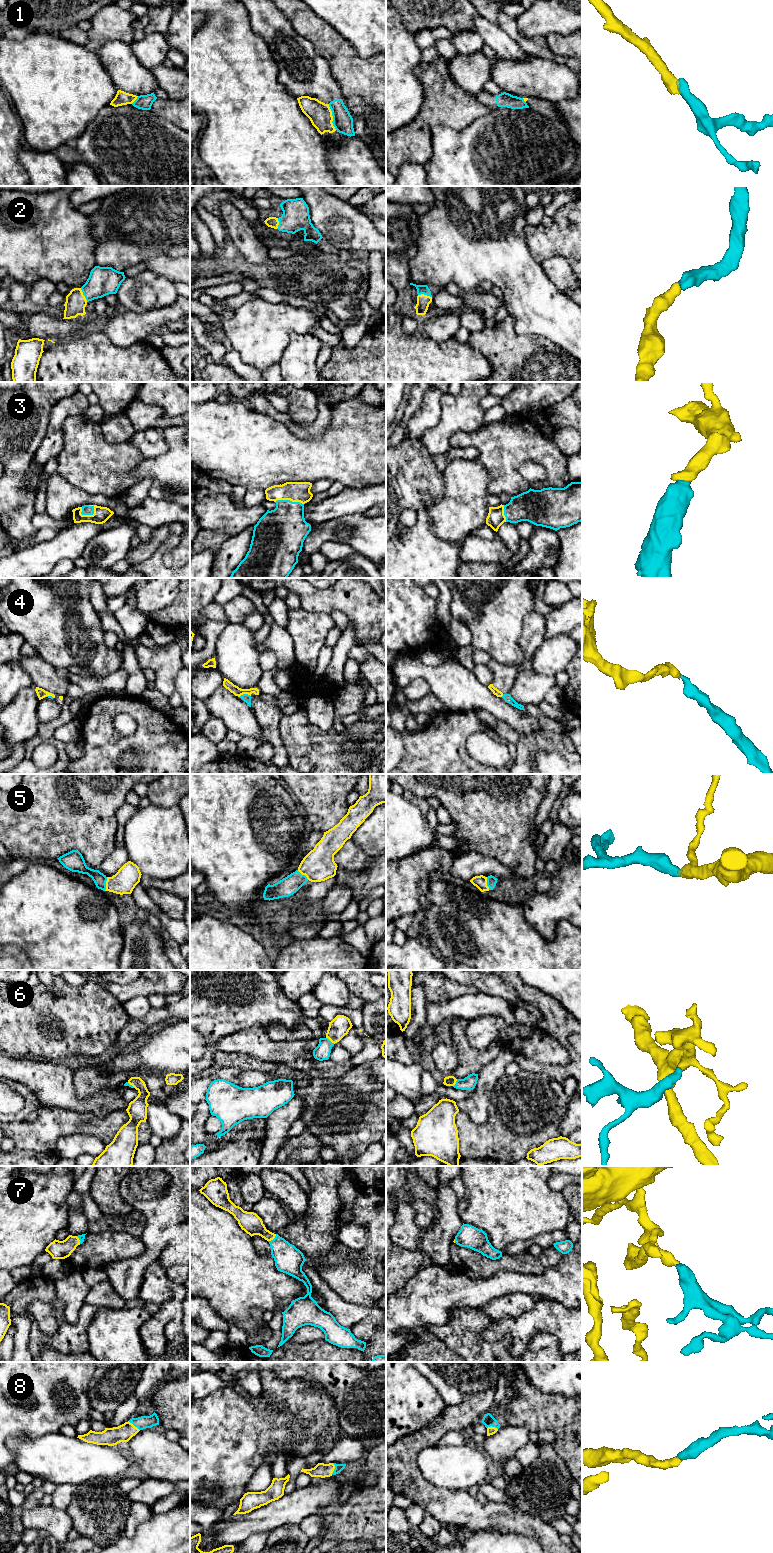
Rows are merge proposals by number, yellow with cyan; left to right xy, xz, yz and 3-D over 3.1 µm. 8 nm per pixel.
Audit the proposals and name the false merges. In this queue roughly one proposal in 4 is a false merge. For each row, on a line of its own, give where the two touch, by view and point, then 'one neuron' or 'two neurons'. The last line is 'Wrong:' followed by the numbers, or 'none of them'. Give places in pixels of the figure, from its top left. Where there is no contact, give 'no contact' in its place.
1: meets yellow in xz at (332, 117); two neurons
2: meets yellow in xy at (83, 295); one neuron
3: meets yellow in xy at (90, 515); one neuron
4: meets yellow in xz at (244, 693); one neuron
5: meets yellow in xy at (106, 884); one neuron
6: meets yellow in xz at (330, 1040); one neuron
7: meets yellow in xz at (272, 1239); one neuron
8: meets yellow in xz at (334, 1468); one neuron
Wrong: 1

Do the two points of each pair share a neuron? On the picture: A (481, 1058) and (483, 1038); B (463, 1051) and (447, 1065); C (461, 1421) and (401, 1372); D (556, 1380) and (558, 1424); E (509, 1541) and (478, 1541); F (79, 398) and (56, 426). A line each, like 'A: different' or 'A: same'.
A: different
B: different
C: different
D: different
E: same
F: same

